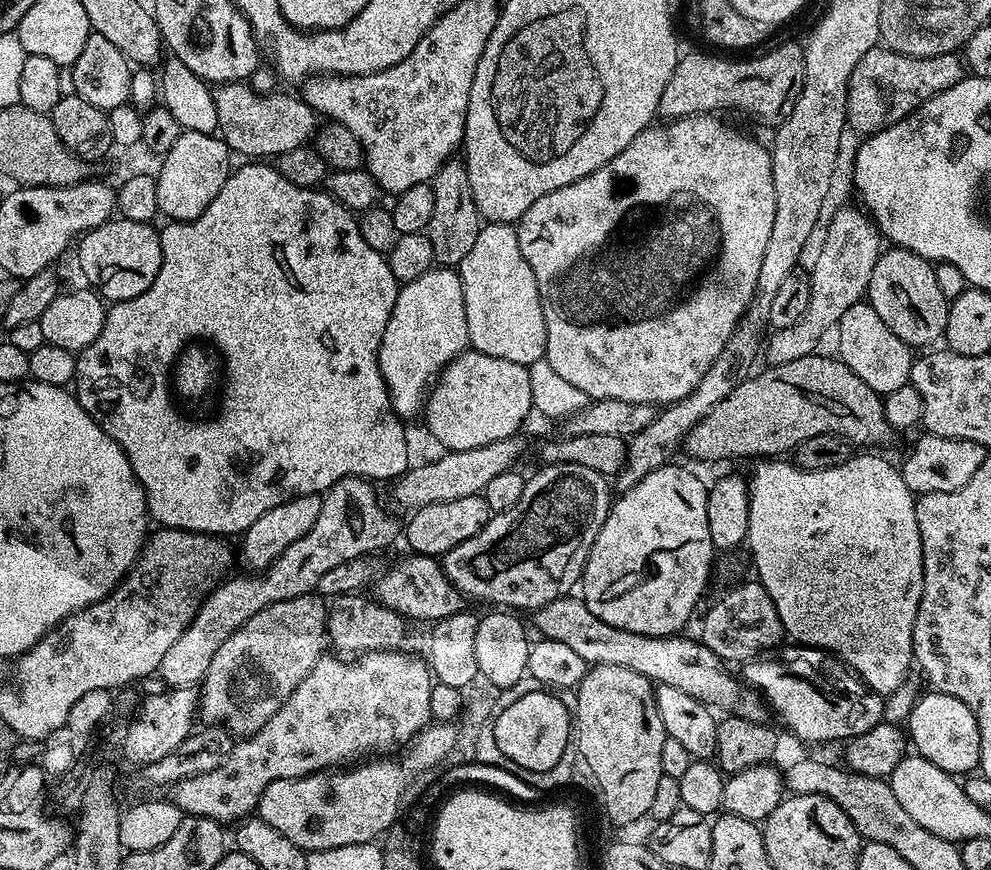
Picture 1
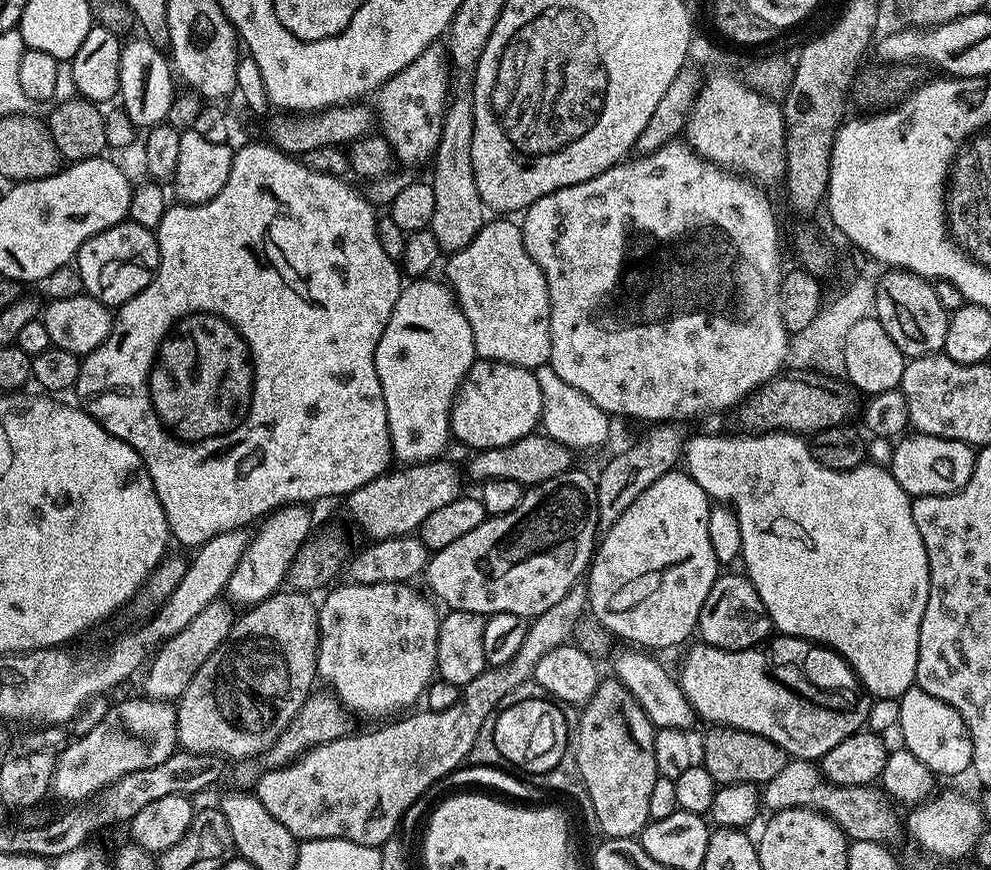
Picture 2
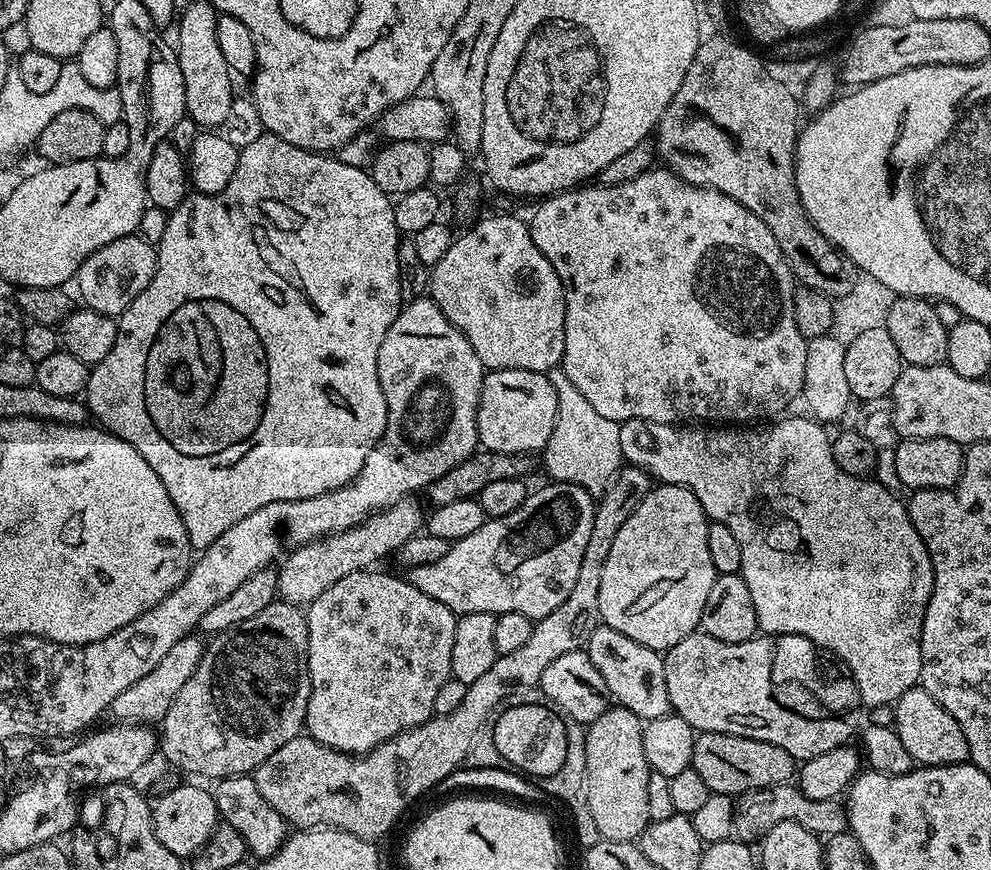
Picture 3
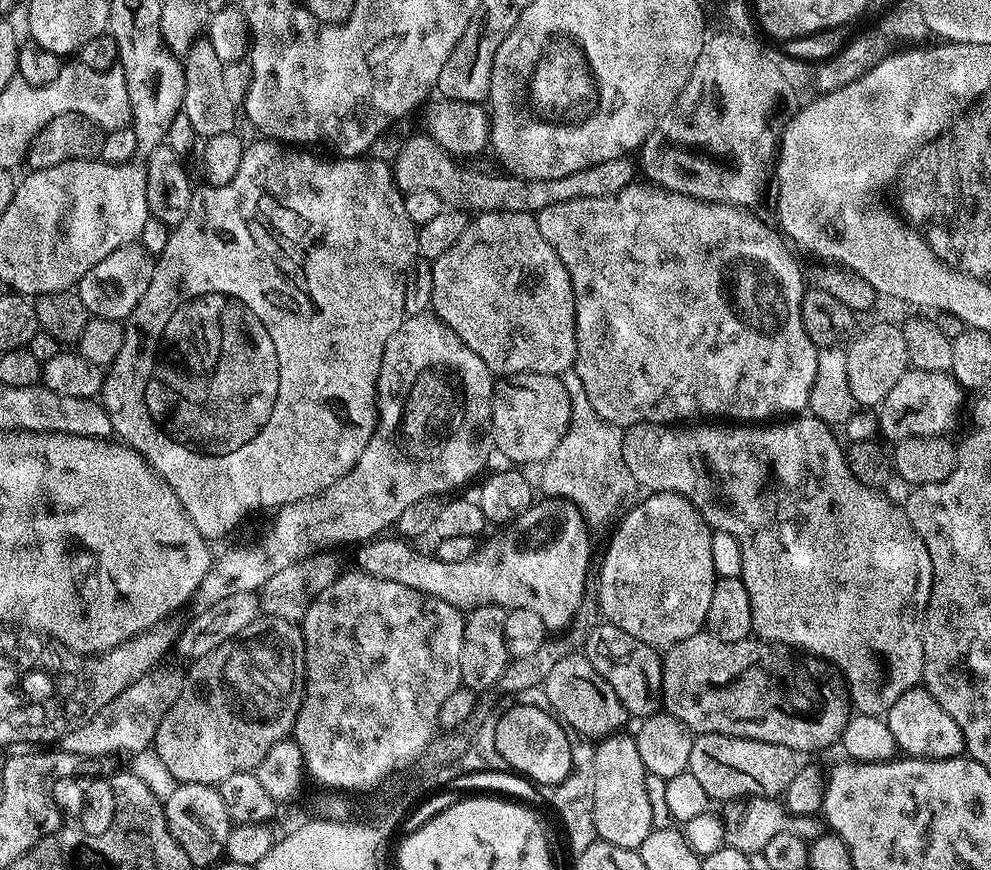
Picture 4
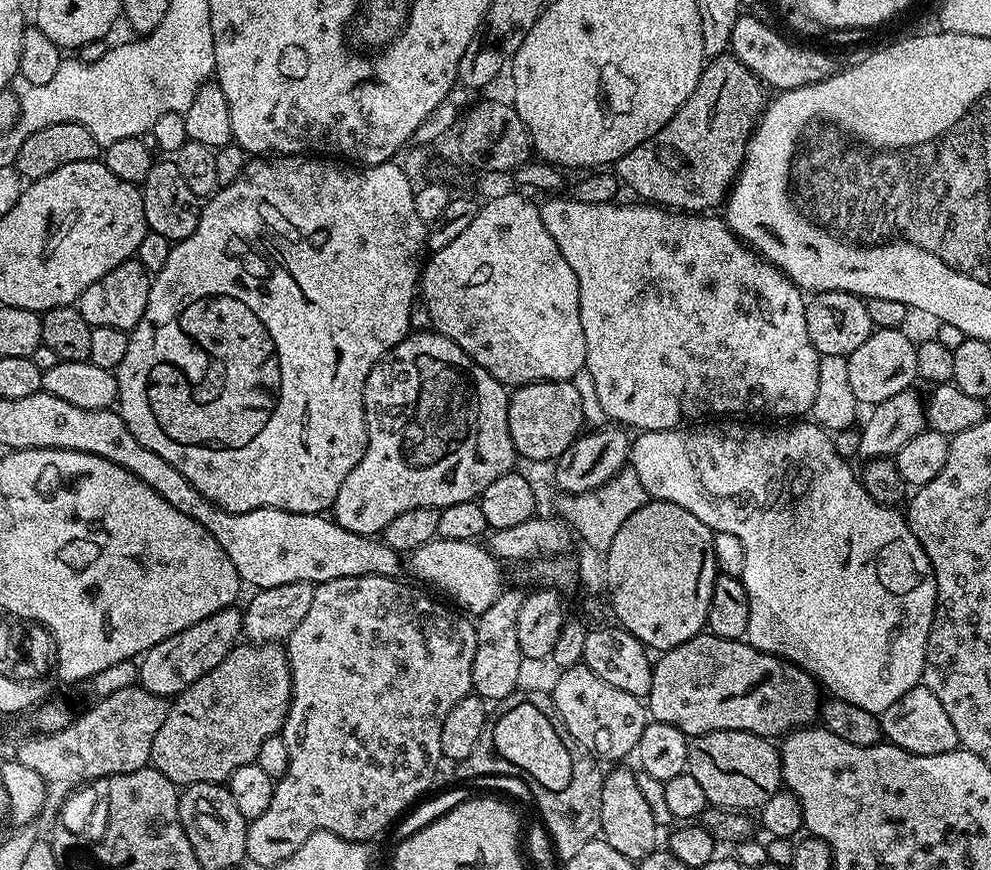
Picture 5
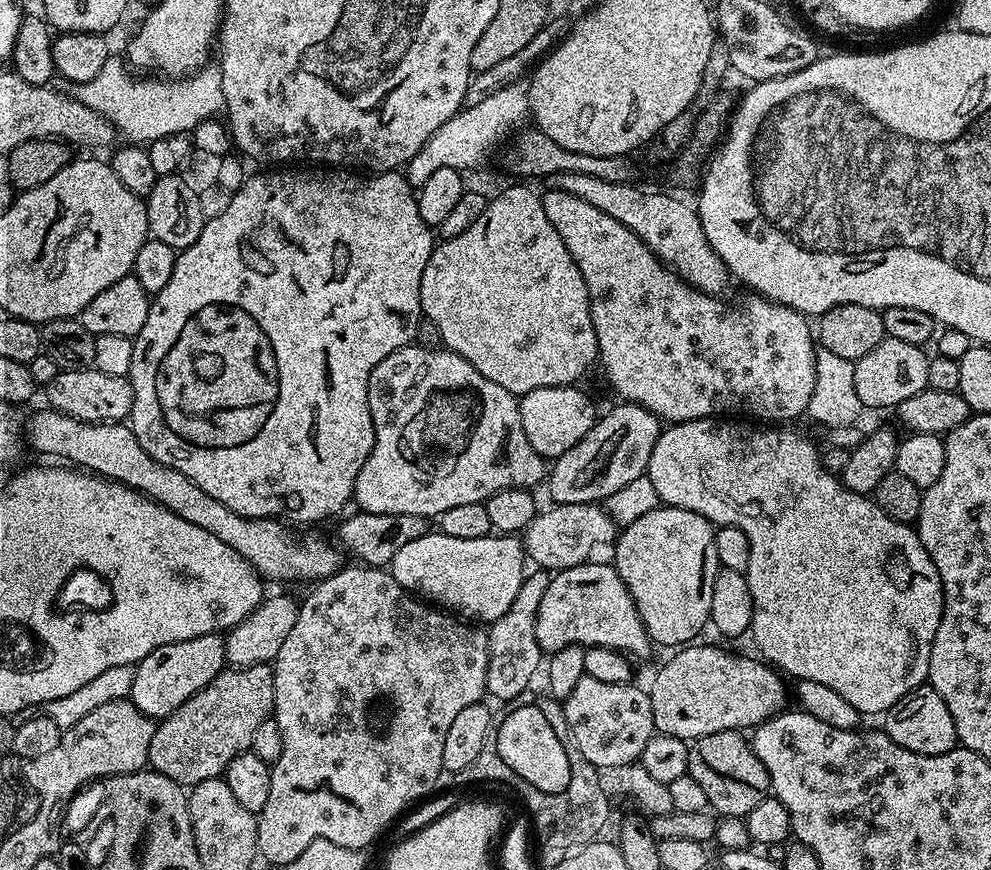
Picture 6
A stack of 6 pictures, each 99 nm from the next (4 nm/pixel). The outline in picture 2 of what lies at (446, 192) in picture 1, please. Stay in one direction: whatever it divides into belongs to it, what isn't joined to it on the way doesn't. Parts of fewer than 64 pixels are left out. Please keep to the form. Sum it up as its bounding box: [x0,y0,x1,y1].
[430,94,486,254]

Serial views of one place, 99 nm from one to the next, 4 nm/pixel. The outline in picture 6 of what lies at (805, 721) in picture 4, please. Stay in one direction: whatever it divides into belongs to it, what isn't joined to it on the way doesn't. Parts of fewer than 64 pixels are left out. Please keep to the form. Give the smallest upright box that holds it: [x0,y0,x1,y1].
[650,642,790,741]

